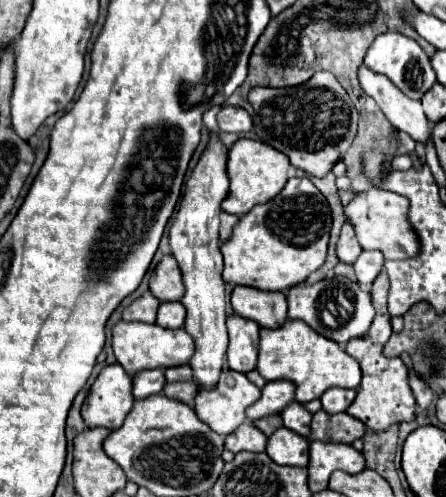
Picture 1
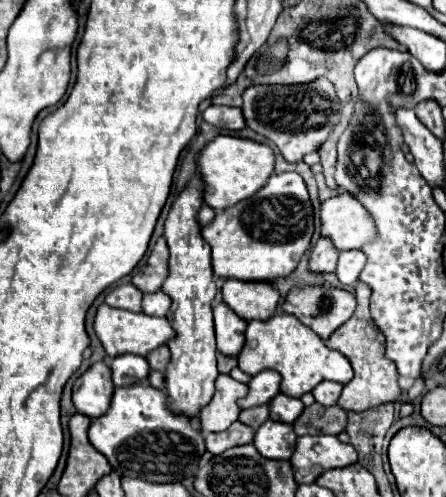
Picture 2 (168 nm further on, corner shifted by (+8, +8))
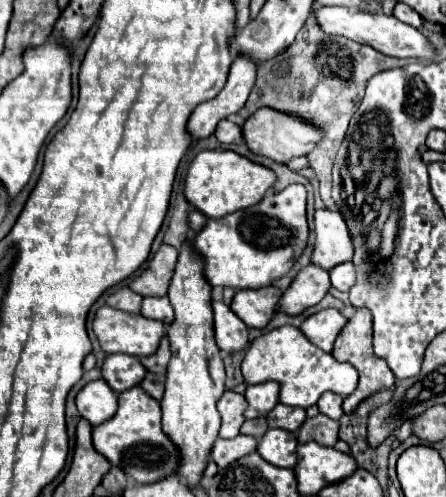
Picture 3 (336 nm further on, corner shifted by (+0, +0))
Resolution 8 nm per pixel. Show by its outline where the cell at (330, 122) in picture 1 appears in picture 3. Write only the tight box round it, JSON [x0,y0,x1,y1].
[242,108,322,164]

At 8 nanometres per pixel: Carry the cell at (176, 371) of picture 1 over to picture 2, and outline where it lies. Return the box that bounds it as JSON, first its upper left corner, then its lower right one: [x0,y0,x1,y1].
[146,346,170,372]

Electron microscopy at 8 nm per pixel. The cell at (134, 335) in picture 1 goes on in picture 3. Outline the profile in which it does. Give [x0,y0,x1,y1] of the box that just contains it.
[92,306,166,356]

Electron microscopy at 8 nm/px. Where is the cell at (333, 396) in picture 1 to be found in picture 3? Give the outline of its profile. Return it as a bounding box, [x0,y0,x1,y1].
[318,392,344,420]

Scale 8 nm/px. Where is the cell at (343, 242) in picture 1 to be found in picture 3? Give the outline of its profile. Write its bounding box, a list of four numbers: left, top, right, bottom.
[278,264,330,316]

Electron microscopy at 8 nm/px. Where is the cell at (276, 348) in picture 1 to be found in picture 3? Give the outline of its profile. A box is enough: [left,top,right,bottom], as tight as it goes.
[242,326,358,408]

